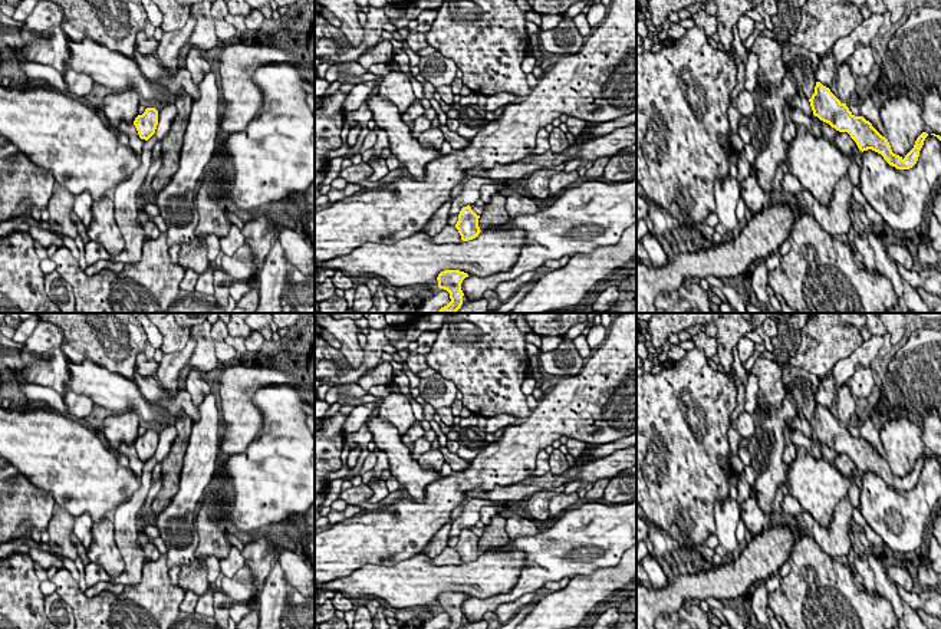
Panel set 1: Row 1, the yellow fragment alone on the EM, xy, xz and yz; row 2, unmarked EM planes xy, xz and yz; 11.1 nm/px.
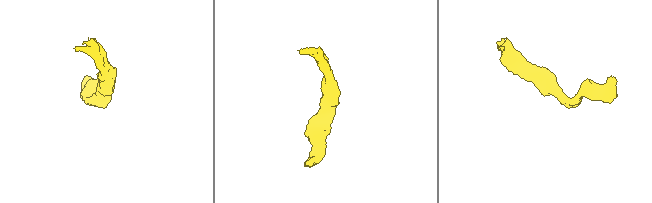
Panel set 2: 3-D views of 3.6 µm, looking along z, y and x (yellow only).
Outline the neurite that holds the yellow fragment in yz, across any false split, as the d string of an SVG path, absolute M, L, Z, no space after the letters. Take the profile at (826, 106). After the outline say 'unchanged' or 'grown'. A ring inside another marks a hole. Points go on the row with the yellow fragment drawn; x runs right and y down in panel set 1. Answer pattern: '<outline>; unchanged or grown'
M816 82L815 93L809 102L815 116L839 132L848 132L862 152L872 149L881 154L884 159L896 169L909 169L917 164L919 151L928 136L927 132L922 132L917 138L914 148L902 158L892 152L888 139L882 136L869 121L863 116L855 116L846 103L842 103L830 89L820 82Z; unchanged

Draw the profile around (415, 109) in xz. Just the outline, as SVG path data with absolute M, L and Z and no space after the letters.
M417 99L417 101L401 115L401 118L402 118L402 121L404 121L405 124L408 124L408 125L411 126L418 116L424 115L424 112L425 112L425 109L422 108L421 101Z

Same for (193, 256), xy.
M205 236L181 246L178 264L185 270L194 270L198 276L207 270L210 261L207 258Z

